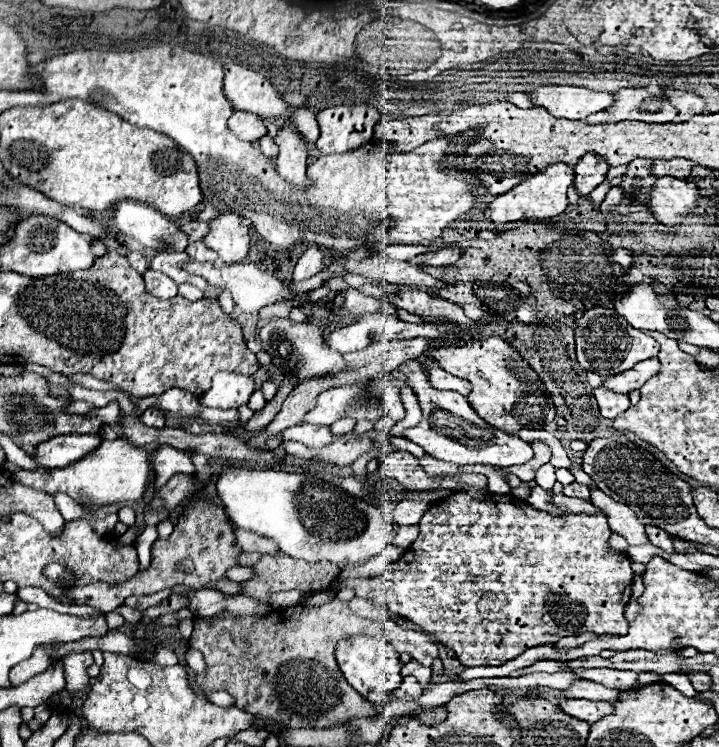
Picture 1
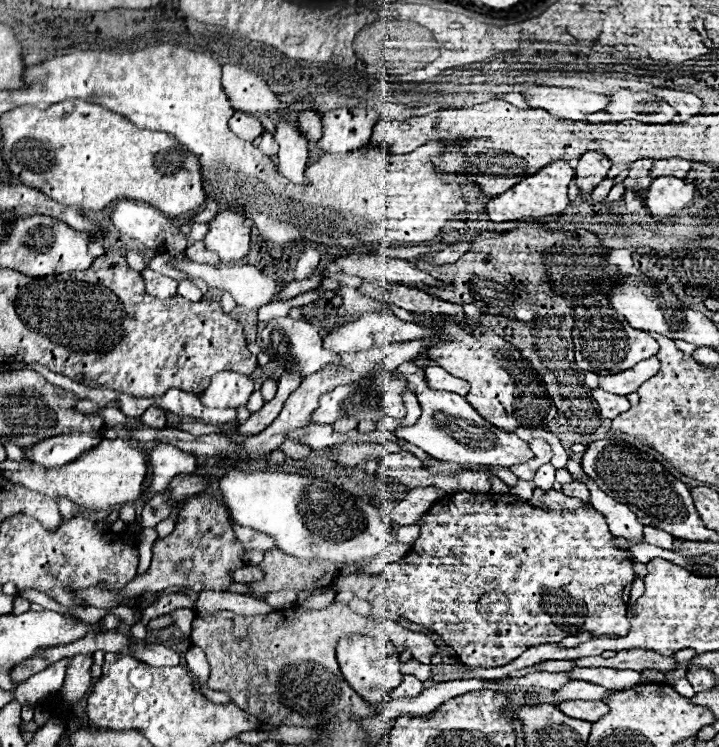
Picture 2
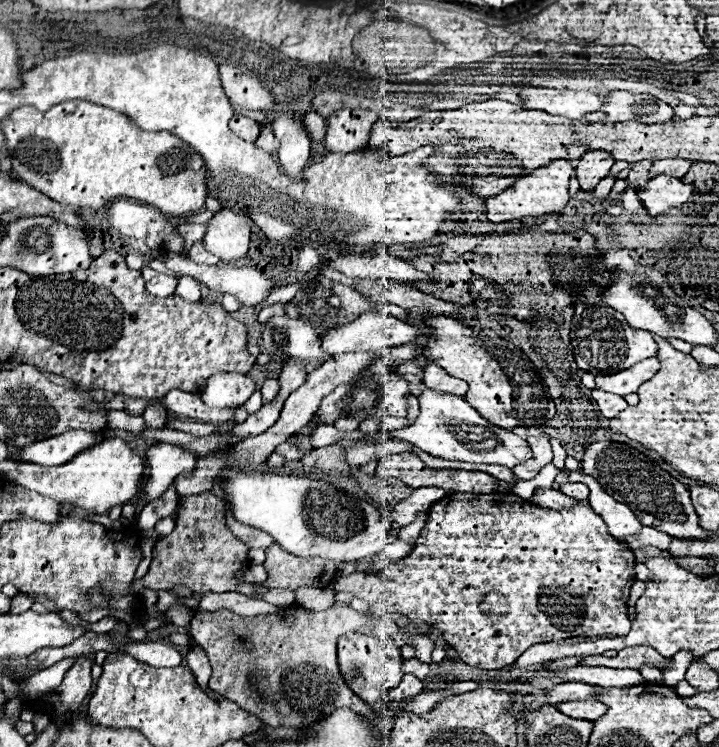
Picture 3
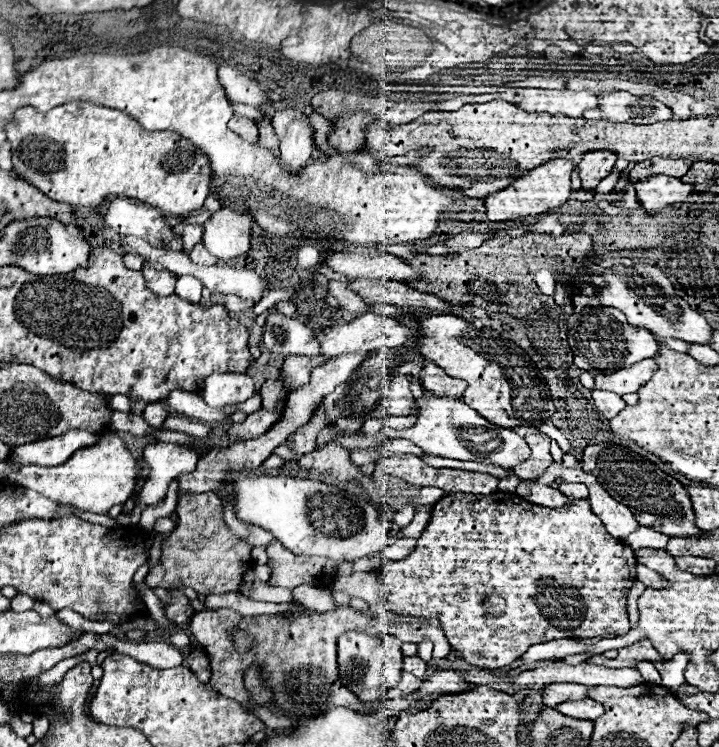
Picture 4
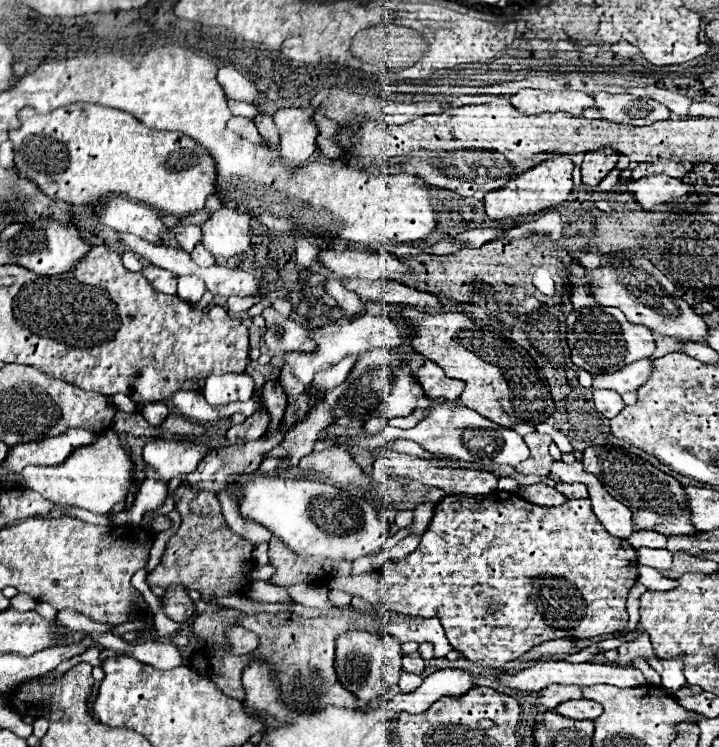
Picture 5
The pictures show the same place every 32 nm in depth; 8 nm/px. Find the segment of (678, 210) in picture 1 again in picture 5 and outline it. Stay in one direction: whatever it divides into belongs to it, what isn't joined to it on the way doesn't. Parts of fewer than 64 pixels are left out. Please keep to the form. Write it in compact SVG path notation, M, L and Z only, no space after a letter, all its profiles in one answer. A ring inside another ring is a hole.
M664 174L646 176L642 180L628 180L628 190L634 192L636 201L645 209L651 210L656 204L672 202L676 198L682 198L690 194L694 188L690 184L684 184L678 178L670 178Z

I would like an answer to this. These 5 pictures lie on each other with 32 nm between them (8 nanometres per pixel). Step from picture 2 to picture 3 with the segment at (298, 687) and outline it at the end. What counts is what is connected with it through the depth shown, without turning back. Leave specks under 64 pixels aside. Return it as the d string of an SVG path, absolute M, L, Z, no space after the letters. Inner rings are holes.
M334 604L324 612L298 608L252 617L238 616L230 610L196 612L190 624L194 642L202 646L210 658L212 678L208 686L240 704L246 712L258 716L266 726L300 728L328 716L336 708L350 708L366 718L374 716L372 708L344 684L338 672L336 640L346 632L370 634L374 628L368 616L354 612L350 606ZM236 636L244 636L252 646L248 648L246 644L246 648L242 648ZM250 672L256 676L256 688L264 692L266 700L260 700L256 692L248 692L246 678Z

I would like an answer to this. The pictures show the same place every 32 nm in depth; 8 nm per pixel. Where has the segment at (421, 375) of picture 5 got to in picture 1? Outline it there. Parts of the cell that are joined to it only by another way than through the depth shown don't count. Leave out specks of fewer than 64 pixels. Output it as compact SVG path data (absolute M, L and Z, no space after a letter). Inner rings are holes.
M434 366L434 368L428 368L428 378L430 378L430 384L438 390L454 390L462 396L468 396L470 394L470 382L468 380L462 380L462 378L456 378L452 374L448 374L446 370Z

